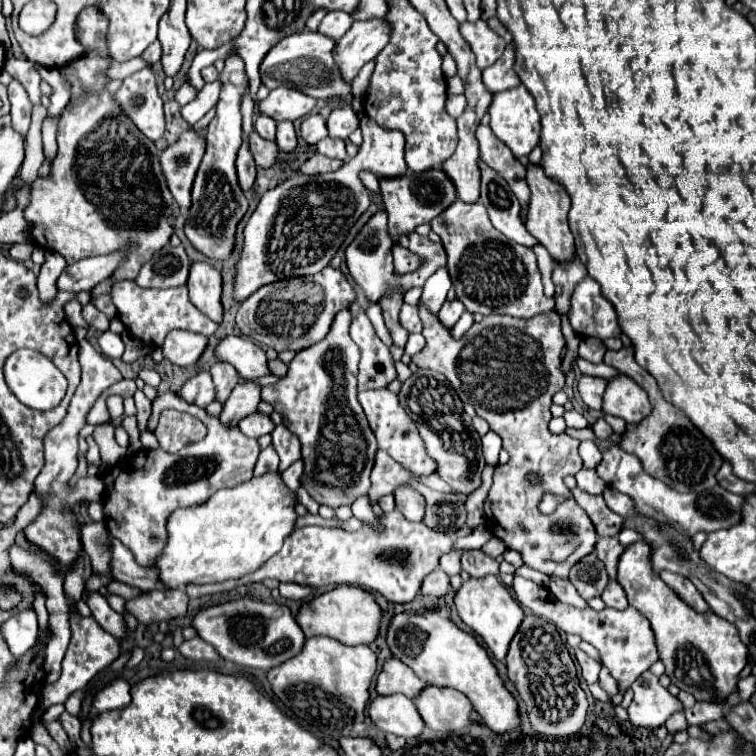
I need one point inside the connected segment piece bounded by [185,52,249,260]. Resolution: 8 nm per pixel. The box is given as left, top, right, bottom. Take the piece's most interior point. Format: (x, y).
(218, 204)

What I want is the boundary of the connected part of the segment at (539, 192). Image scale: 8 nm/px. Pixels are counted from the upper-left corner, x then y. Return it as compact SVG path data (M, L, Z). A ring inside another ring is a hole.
M527 166L527 184L531 190L531 198L529 198L529 208L527 208L527 220L525 226L527 230L549 250L551 258L557 264L567 264L575 260L575 246L573 246L573 234L569 230L567 224L567 212L569 212L569 194L563 190L563 186L559 186L557 182L553 182L551 178L547 178L543 174L541 166Z

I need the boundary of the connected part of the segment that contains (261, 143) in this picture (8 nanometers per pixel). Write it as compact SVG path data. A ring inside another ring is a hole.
M257 132L249 134L249 152L259 168L269 168L275 164L275 158L277 158L275 142L263 140Z

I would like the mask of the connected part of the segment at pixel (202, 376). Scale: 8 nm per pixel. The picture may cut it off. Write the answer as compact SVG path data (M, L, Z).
M199 372L197 376L189 378L181 390L179 396L189 402L189 404L197 404L201 408L205 408L209 402L213 402L215 394L213 394L213 386L211 386L211 374L207 372Z

